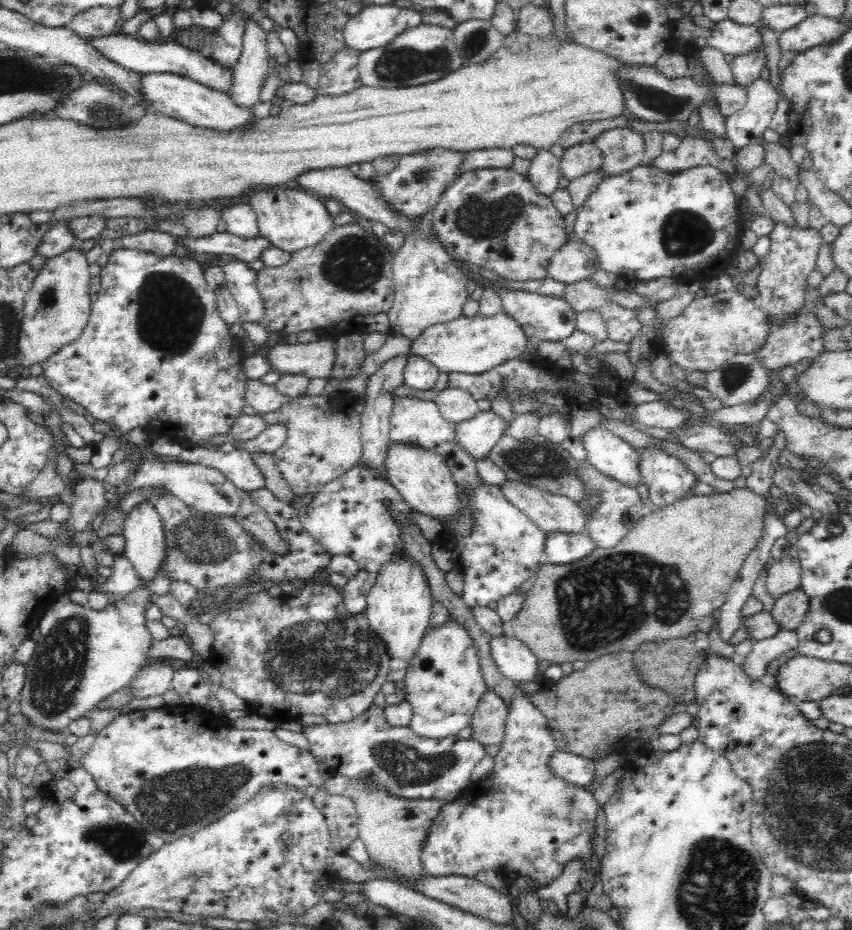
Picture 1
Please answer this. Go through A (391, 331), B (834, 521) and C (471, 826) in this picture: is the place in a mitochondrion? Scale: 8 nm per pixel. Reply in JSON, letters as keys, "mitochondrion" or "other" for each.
{"A":"other","B":"other","C":"other"}

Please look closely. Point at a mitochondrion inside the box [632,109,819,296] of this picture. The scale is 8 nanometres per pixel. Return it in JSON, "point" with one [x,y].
{"point":[684,233]}

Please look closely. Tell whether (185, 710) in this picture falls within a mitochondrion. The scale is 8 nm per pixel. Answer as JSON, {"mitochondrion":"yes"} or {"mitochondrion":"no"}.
{"mitochondrion":"no"}

